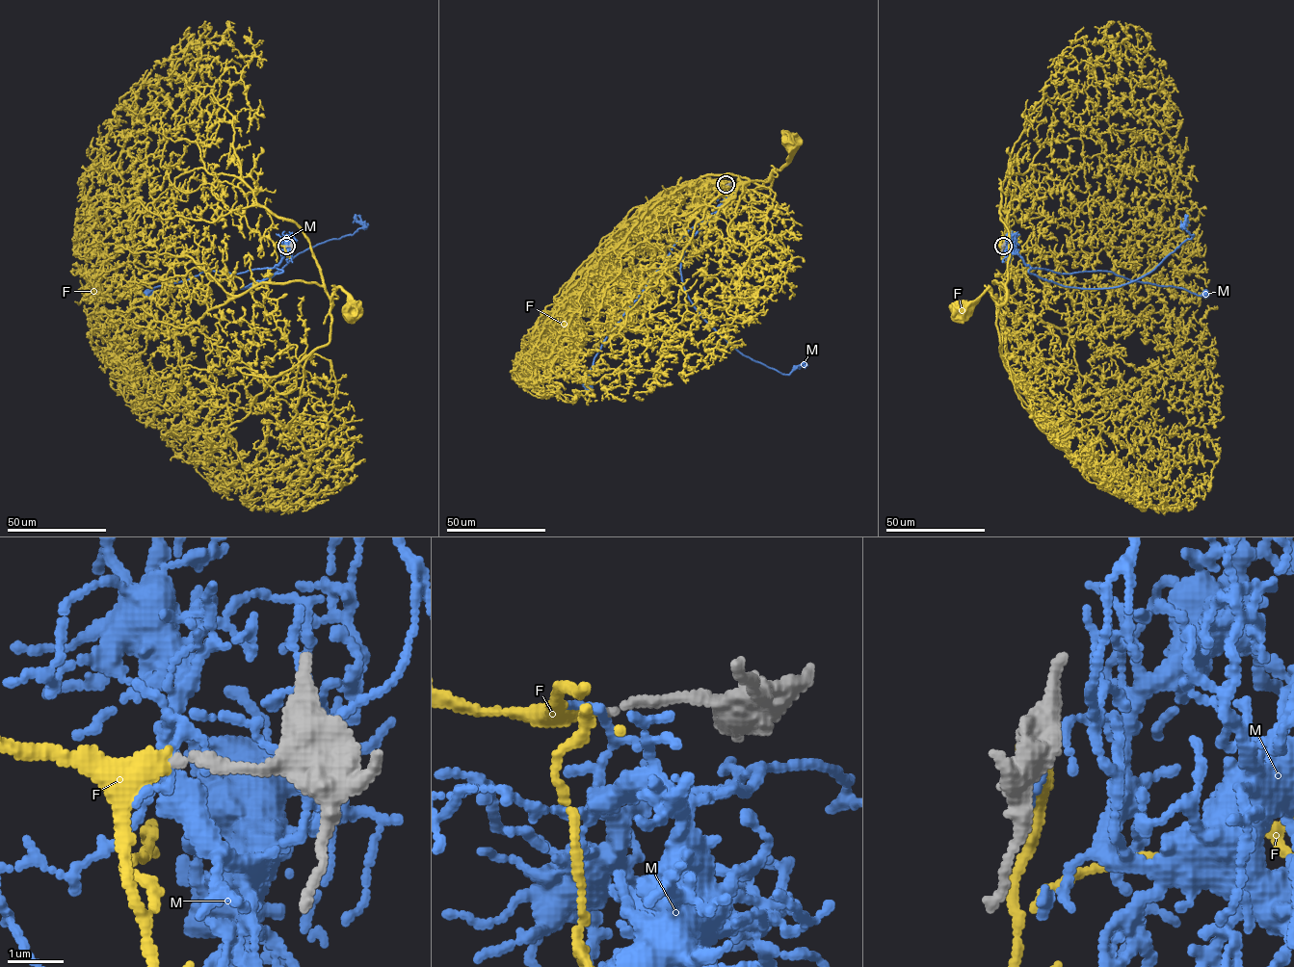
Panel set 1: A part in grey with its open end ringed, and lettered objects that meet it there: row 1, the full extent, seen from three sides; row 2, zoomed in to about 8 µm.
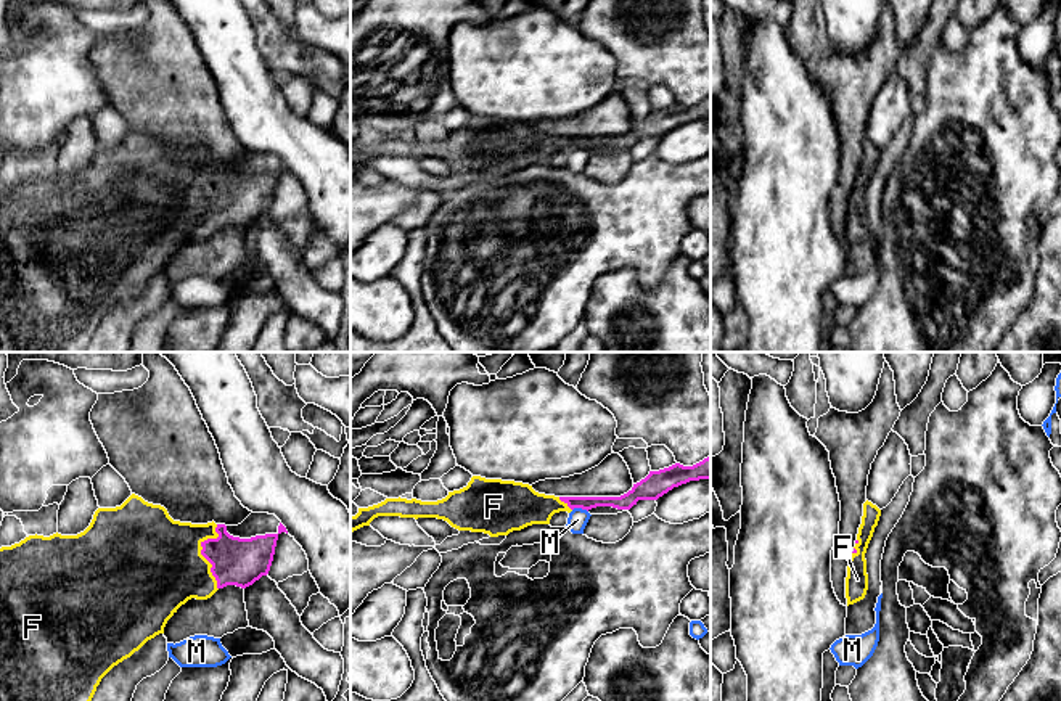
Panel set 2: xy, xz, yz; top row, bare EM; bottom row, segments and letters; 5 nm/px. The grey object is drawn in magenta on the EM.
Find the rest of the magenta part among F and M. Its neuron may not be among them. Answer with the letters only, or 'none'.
F

